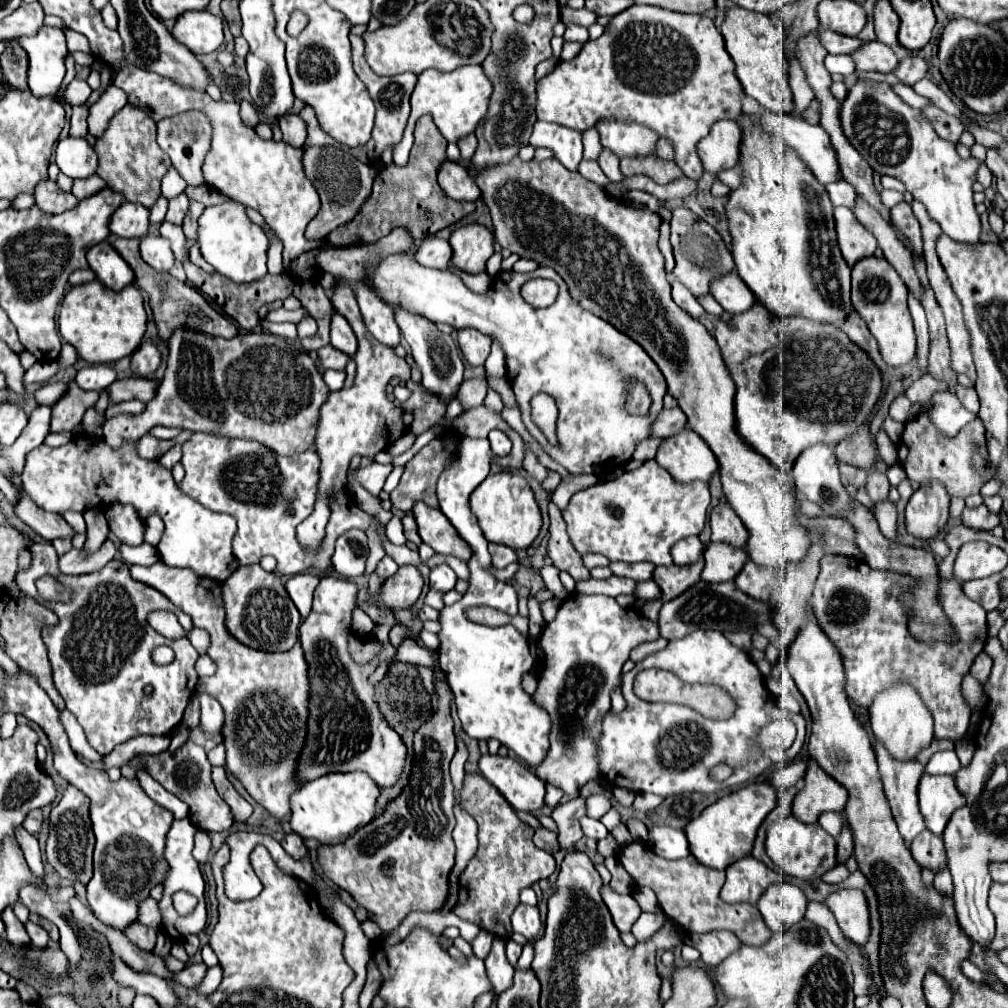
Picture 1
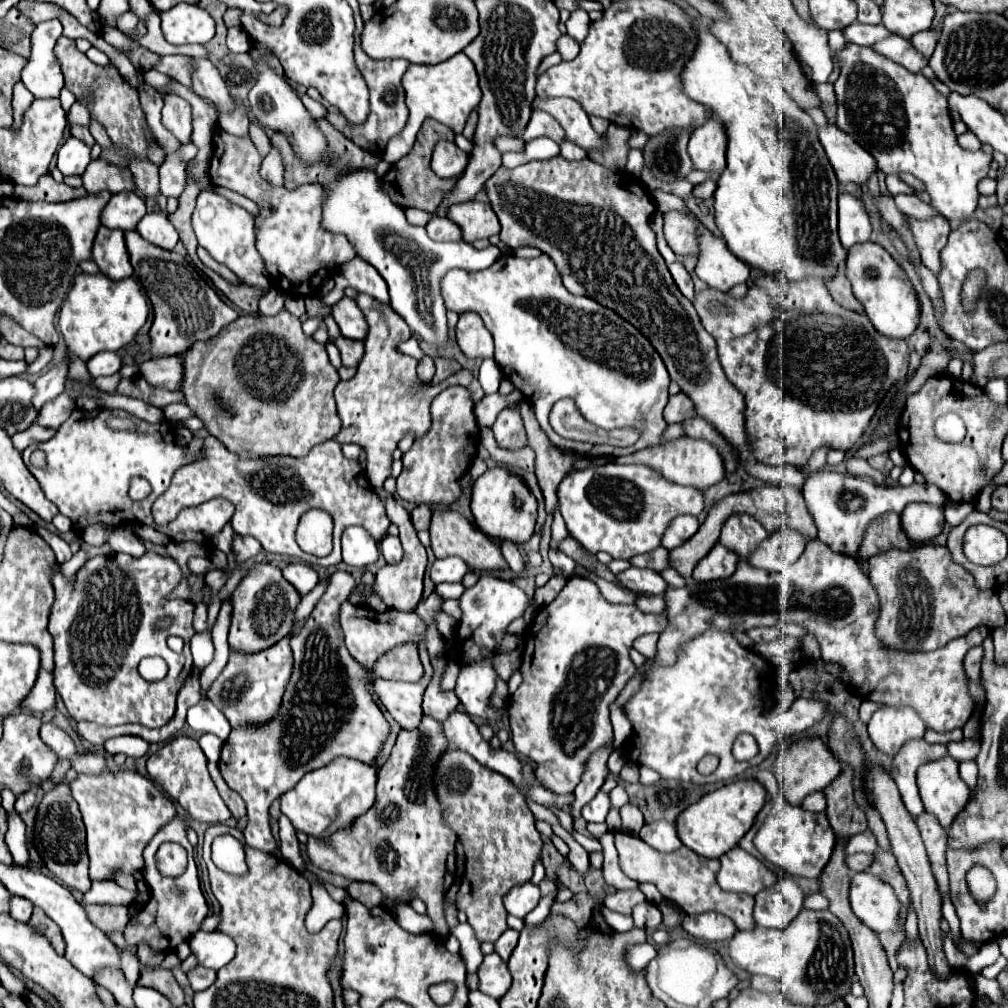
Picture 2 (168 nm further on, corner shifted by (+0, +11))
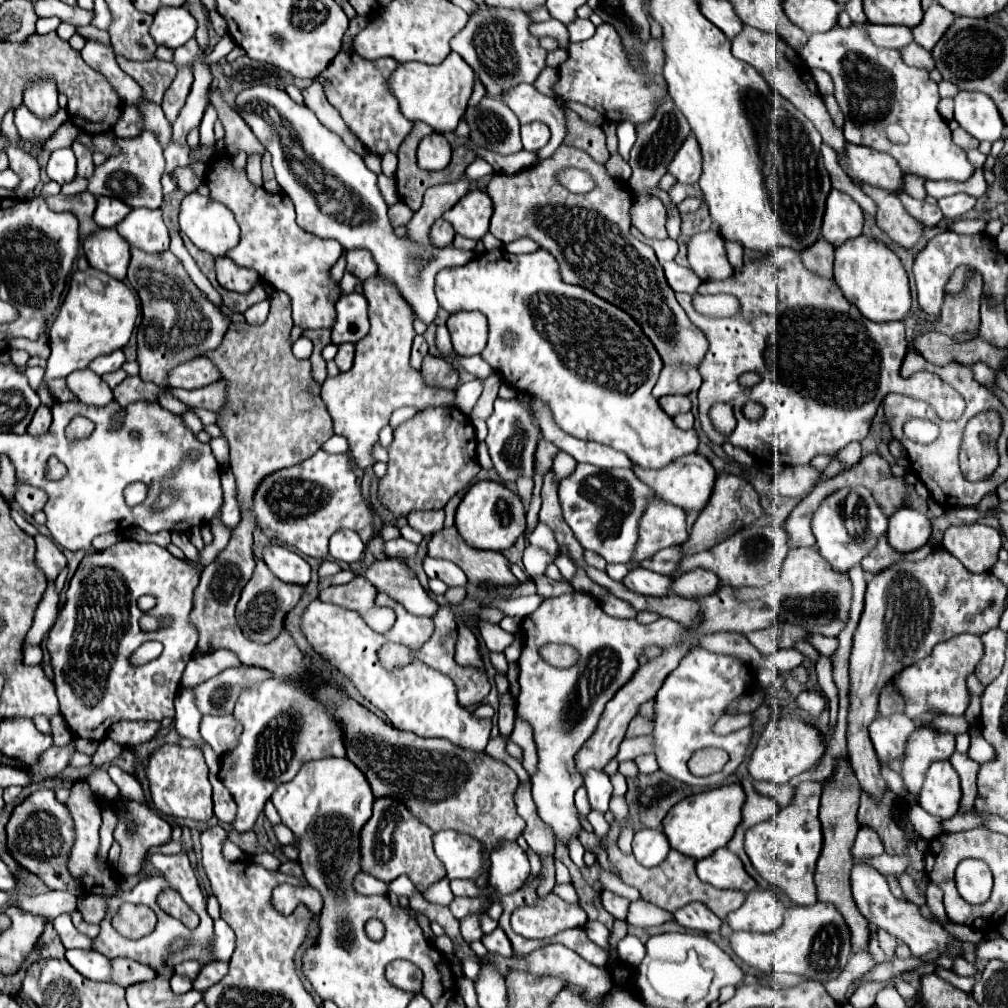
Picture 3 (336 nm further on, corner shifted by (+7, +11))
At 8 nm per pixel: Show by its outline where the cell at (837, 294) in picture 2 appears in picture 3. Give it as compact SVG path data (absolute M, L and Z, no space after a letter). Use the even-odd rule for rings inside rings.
M820 237L810 249L806 251L800 251L800 257L802 257L802 263L822 275L822 277L828 277L832 279L832 265L834 265L834 247L824 239Z

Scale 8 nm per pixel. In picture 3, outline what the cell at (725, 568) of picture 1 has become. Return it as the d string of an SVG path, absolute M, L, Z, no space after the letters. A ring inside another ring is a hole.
M694 569L694 571L682 573L672 583L672 591L686 599L706 597L706 593L714 593L716 589L718 589L718 577L706 569Z

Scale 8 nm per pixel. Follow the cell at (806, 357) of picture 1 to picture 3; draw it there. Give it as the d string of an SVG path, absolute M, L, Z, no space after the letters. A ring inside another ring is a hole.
M778 249L766 257L744 263L742 271L734 273L726 281L702 281L698 293L728 293L740 299L738 315L704 317L696 313L692 305L692 295L676 293L676 299L686 311L688 319L706 335L710 343L708 353L698 365L698 371L702 375L702 385L698 389L698 417L702 423L702 431L712 443L722 445L724 441L730 441L732 445L742 447L754 455L762 455L764 443L768 443L782 455L782 463L802 465L810 463L810 459L816 455L834 455L848 443L862 441L870 431L876 409L888 393L900 393L928 401L928 405L932 405L932 409L936 409L938 417L942 417L944 421L954 421L962 417L966 409L960 393L954 393L954 387L946 385L946 381L942 381L934 373L918 373L912 379L900 377L900 365L906 351L906 335L902 321L886 321L886 325L878 325L874 321L866 321L864 317L862 323L862 313L858 313L858 309L854 309L854 305L850 305L842 297L838 285L832 279L810 273L802 265L800 255L792 249ZM746 371L758 373L762 381L750 389L740 387L738 377ZM748 401L760 403L764 407L762 419L748 421L742 415L742 407ZM714 403L728 403L734 407L734 417L738 425L730 435L720 435L710 423L708 411Z

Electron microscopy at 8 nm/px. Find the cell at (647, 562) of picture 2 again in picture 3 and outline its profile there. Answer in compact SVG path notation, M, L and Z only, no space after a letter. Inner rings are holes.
M668 547L668 549L662 549L660 553L656 553L652 559L642 561L642 567L650 569L654 573L660 573L660 575L674 577L682 559L684 559L684 549L682 547Z

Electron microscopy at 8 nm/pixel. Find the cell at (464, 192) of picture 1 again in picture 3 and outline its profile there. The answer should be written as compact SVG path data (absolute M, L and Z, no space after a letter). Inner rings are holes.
M440 133L424 137L418 145L418 167L426 171L440 171L450 163L450 145Z

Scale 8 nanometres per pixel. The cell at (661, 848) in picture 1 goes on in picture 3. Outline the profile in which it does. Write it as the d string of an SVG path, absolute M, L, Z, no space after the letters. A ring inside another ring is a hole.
M642 829L634 835L632 853L634 853L636 861L644 867L660 865L666 859L668 851L670 851L668 839L658 829Z

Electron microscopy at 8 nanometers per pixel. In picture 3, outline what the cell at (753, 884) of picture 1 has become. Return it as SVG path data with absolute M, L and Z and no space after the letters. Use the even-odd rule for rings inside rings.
M726 847L706 859L696 861L696 873L700 881L716 889L738 889L748 893L756 887L756 881L744 871L742 861Z

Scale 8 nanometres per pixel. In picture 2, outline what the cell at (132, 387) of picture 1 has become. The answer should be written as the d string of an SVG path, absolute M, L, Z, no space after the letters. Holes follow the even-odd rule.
M157 357L139 365L139 375L159 389L179 389L181 373L183 369L177 357Z

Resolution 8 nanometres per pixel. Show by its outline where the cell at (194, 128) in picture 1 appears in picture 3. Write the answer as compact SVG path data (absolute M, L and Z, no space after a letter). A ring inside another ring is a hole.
M180 69L176 73L172 85L168 87L164 101L162 101L162 109L164 109L170 123L176 121L188 93L190 93L190 87L192 87L192 69Z

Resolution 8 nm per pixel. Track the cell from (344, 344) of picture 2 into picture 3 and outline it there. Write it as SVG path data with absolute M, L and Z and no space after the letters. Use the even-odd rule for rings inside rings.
M342 343L338 347L338 355L336 355L336 365L340 371L348 371L352 367L352 361L354 361L354 345L352 343Z

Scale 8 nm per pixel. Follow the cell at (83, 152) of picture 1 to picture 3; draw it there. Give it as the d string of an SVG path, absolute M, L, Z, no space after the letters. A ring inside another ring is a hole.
M70 147L58 149L50 155L50 161L46 165L46 173L52 181L64 185L70 183L76 177L76 157Z

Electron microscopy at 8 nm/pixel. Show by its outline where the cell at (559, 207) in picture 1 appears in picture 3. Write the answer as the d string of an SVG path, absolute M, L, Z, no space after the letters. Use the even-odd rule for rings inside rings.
M560 145L552 157L542 159L536 167L518 171L514 175L494 173L486 187L486 193L494 201L490 233L496 239L500 239L504 245L510 241L516 241L520 237L530 237L536 243L540 243L540 247L548 249L560 263L560 273L566 283L586 287L592 293L596 293L598 297L614 303L616 307L626 309L642 325L644 333L656 345L664 363L690 363L696 367L702 361L702 357L708 351L708 341L706 341L704 333L698 331L698 327L686 317L684 309L676 301L674 291L666 283L664 271L654 255L654 249L640 243L638 239L634 239L630 235L628 211L632 205L632 195L624 183L614 181L612 177L606 175L604 165L598 165L596 161L592 161L592 157L588 157L588 153L584 153L582 149L576 149L570 145ZM562 167L586 169L596 179L596 183L598 183L596 189L586 195L572 195L568 189L564 189L556 181L556 171Z

